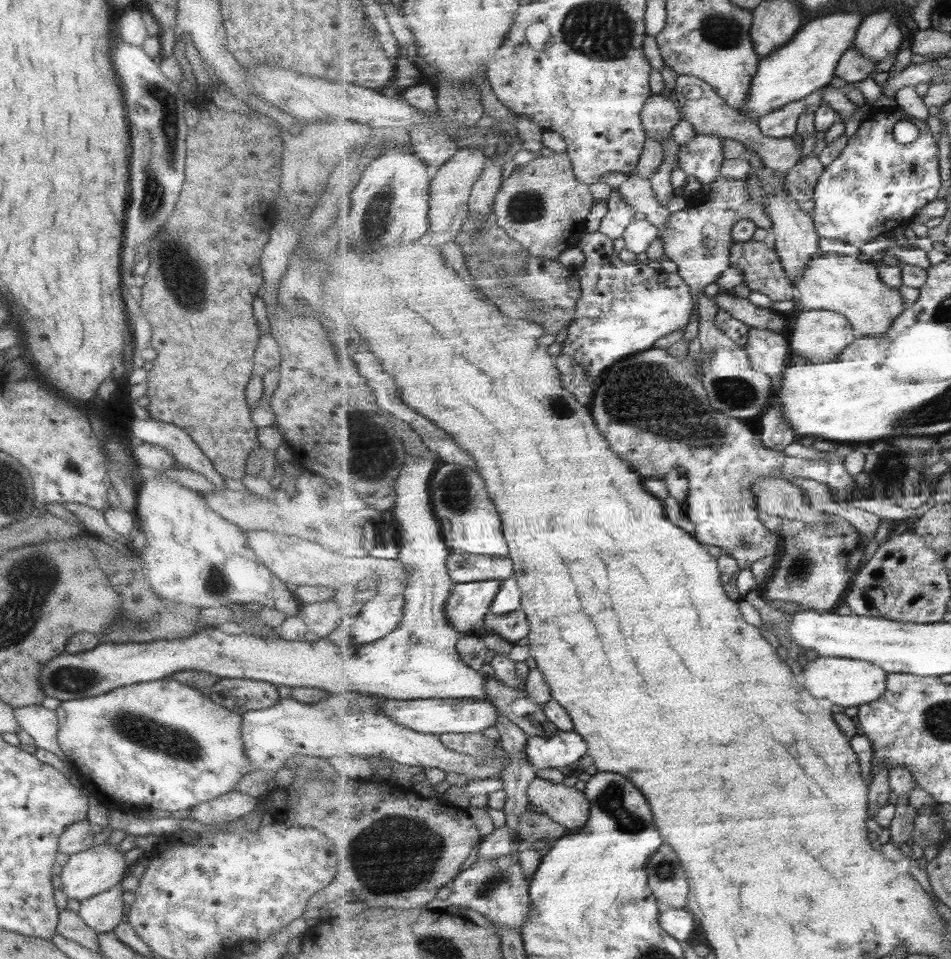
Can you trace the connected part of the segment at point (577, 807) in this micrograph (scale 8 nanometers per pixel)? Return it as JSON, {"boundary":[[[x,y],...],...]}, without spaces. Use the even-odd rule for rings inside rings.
{"boundary":[[[536,778],[528,788],[531,805],[540,806],[546,816],[567,827],[569,833],[579,831],[590,820],[591,802],[584,791],[563,783]]]}

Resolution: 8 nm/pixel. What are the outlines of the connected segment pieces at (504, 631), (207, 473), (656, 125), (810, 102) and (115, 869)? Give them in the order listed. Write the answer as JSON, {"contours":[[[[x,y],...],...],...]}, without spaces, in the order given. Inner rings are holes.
{"contours":[[[[522,608],[503,615],[489,612],[482,625],[493,629],[495,633],[499,633],[499,636],[512,643],[528,638],[531,632],[530,620]]],[[[133,417],[129,427],[132,437],[139,438],[143,443],[165,448],[173,456],[176,465],[181,464],[186,470],[197,475],[201,474],[207,482],[215,486],[215,491],[225,490],[225,482],[214,470],[211,461],[190,439],[190,436],[175,424],[153,420],[151,417],[146,419]]],[[[653,94],[643,108],[642,122],[646,128],[646,136],[663,144],[673,134],[673,130],[681,120],[677,104],[673,104],[669,98],[660,94]]],[[[821,90],[815,91],[806,99],[786,104],[785,107],[759,118],[760,128],[765,136],[771,136],[771,138],[791,138],[798,130],[801,115],[809,109],[817,112],[822,101]]],[[[102,844],[91,846],[88,849],[69,855],[68,860],[62,866],[59,878],[63,894],[71,900],[85,900],[89,896],[95,896],[119,883],[123,877],[129,874],[131,864],[127,864],[123,858],[123,852],[117,850],[117,844]]]]}

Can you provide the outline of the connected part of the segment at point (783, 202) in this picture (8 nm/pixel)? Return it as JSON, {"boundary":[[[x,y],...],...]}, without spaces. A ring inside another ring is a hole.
{"boundary":[[[763,166],[759,170],[759,177],[761,177],[761,187],[763,187],[764,191],[762,203],[774,223],[775,249],[778,258],[782,262],[787,278],[795,283],[795,281],[799,281],[805,275],[808,265],[815,259],[817,252],[820,251],[820,241],[822,239],[817,233],[816,225],[812,218],[813,214],[804,212],[794,198],[788,196],[787,180],[783,176],[777,176],[771,168]]]}

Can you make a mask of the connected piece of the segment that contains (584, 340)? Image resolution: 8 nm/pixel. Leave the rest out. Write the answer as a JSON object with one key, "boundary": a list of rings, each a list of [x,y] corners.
{"boundary":[[[603,232],[588,233],[578,247],[585,252],[586,260],[578,271],[583,284],[583,298],[579,299],[575,319],[568,326],[568,336],[562,345],[562,352],[573,357],[581,367],[587,369],[589,377],[596,387],[602,382],[606,371],[619,361],[653,349],[653,344],[667,334],[684,331],[695,314],[695,302],[689,283],[678,273],[666,274],[663,270],[655,270],[651,266],[640,266],[638,263],[625,264],[615,252],[614,241]]]}

